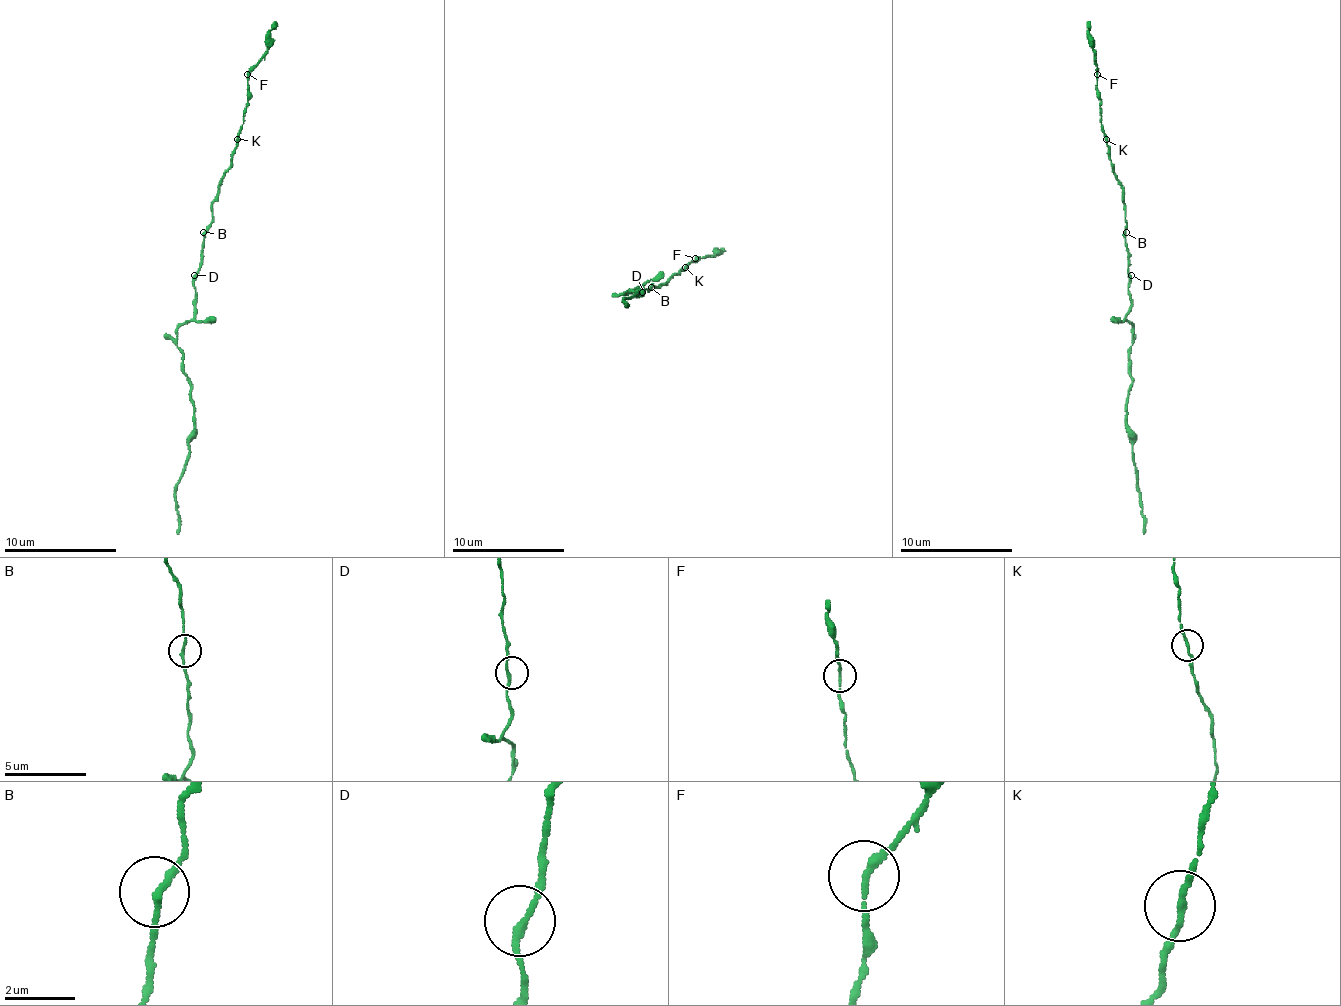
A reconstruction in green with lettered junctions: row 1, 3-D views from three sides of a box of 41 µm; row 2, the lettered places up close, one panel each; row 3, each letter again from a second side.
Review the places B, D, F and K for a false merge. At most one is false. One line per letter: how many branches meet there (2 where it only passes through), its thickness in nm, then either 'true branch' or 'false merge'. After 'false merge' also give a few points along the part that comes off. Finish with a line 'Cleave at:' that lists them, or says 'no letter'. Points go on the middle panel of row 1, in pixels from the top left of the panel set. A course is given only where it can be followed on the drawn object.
B: branches 2; calibre 160 nm; true branch
D: branches 2; calibre 180 nm; true branch
F: branches 2; calibre 150 nm; false merge; course (696, 258), (724, 250)
K: branches 2; calibre 150 nm; true branch
Cleave at: F

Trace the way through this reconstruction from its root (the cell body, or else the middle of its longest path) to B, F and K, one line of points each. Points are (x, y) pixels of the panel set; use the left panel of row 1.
B: (197, 278), (203, 232)
F: (197, 278), (203, 232), (211, 221), (217, 184), (231, 165), (231, 151), (237, 145), (248, 100), (248, 74)
K: (197, 278), (203, 232), (211, 221), (211, 204), (217, 184), (231, 165), (231, 151), (237, 145), (237, 139)

